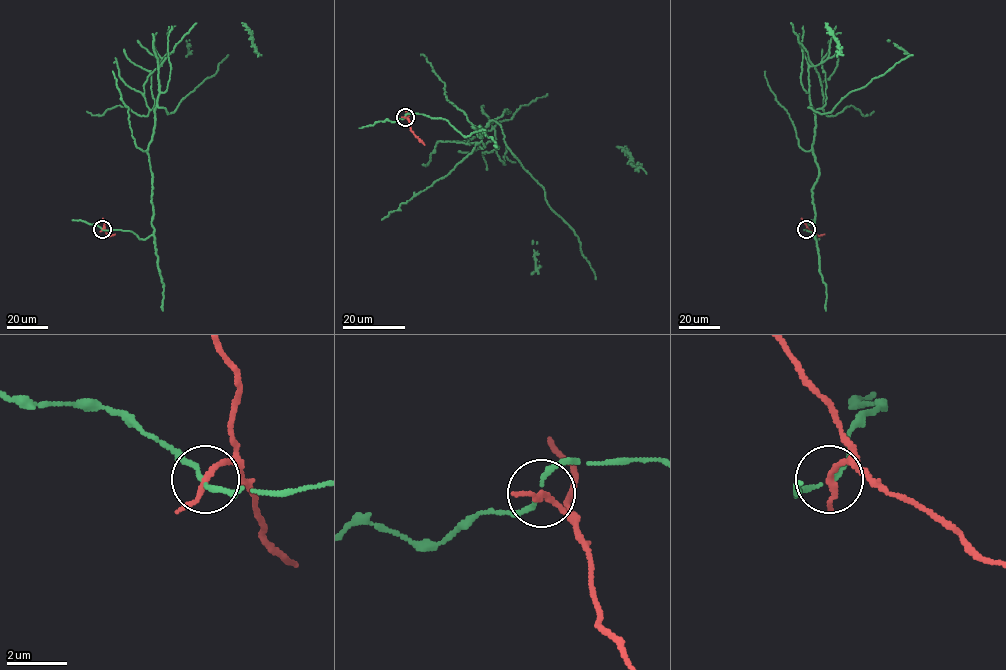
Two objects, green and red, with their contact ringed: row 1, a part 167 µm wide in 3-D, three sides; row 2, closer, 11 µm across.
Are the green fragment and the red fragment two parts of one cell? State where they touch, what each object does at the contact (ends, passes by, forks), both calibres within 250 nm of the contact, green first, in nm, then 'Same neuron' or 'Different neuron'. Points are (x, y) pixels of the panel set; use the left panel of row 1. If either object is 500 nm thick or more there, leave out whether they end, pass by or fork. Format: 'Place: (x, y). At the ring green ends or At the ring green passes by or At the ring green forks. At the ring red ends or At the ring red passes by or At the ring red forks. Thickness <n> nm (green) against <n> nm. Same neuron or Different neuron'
Place: (102, 229). At the ring green passes by. At the ring red passes by. Thickness 130 nm (green) against 170 nm. Different neuron

